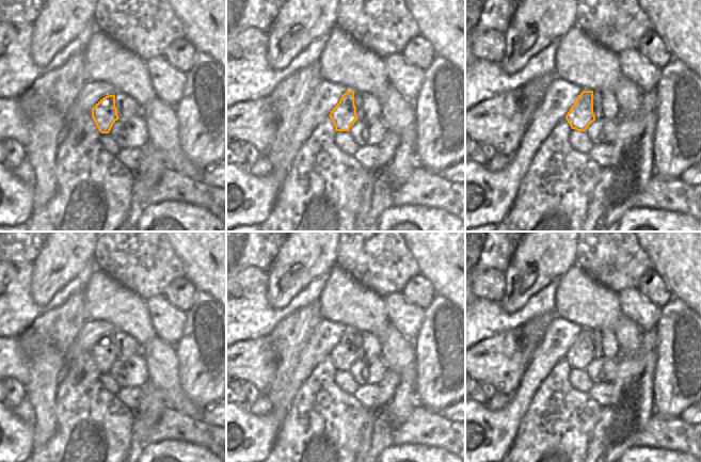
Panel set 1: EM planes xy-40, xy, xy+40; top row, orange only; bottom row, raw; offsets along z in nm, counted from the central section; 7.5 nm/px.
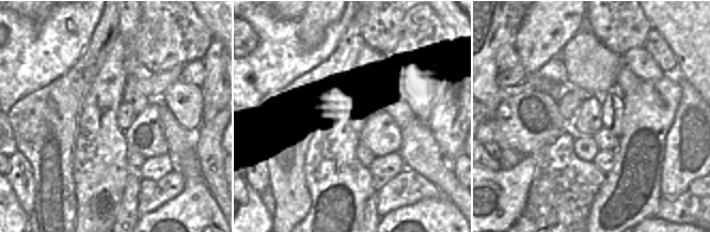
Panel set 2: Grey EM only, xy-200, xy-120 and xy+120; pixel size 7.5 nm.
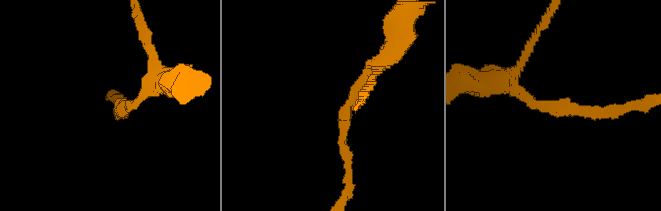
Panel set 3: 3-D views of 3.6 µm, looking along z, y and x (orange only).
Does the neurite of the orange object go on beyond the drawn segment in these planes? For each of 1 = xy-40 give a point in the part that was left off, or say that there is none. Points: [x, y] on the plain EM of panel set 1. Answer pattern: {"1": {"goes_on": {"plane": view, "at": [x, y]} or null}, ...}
{"1": {"goes_on": null}}

